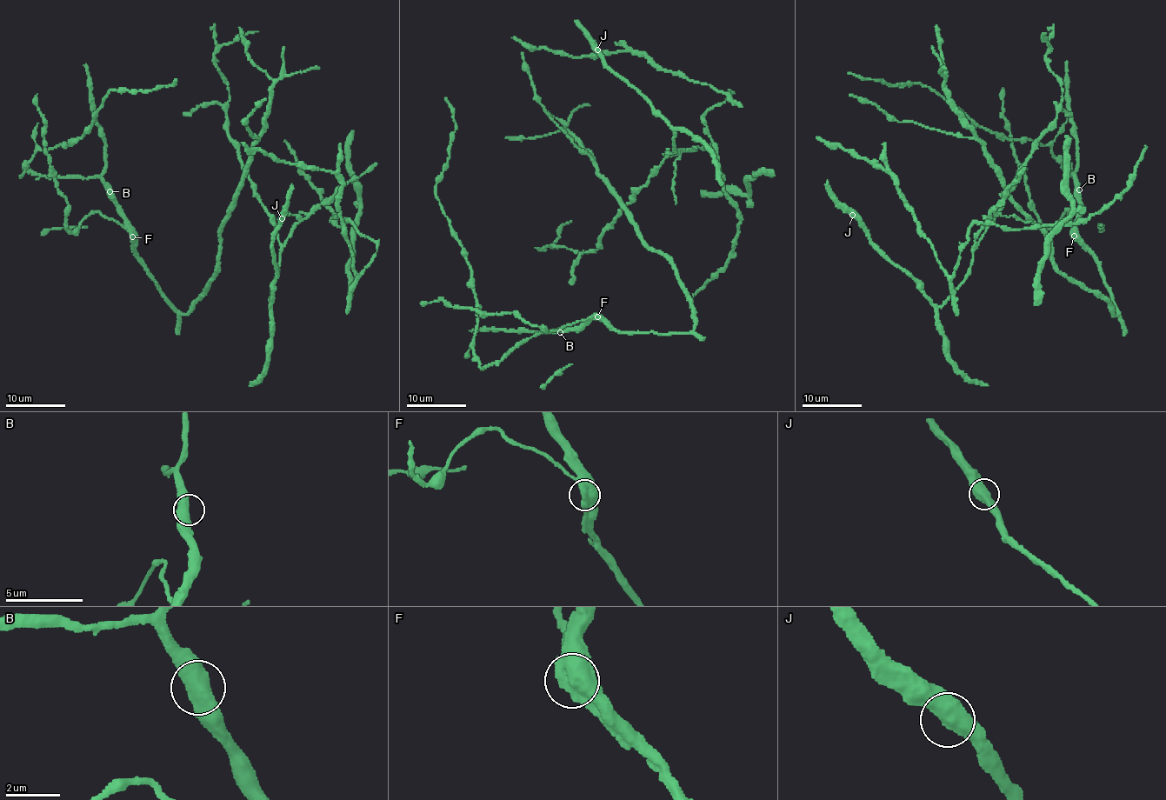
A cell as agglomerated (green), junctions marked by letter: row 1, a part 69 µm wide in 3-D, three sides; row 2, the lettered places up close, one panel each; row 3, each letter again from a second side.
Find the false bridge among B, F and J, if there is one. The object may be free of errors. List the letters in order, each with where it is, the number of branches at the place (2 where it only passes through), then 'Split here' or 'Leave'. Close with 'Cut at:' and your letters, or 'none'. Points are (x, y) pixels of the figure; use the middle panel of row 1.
B: Place: (560, 332). Branches: 2. Leave
F: Place: (597, 316). Branches: 2. Leave
J: Place: (597, 50). Branches: 2. Leave
Cut at: none

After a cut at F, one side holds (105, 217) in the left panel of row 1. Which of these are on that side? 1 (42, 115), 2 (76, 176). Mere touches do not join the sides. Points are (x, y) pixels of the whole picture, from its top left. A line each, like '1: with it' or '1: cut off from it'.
1: with it
2: cut off from it

